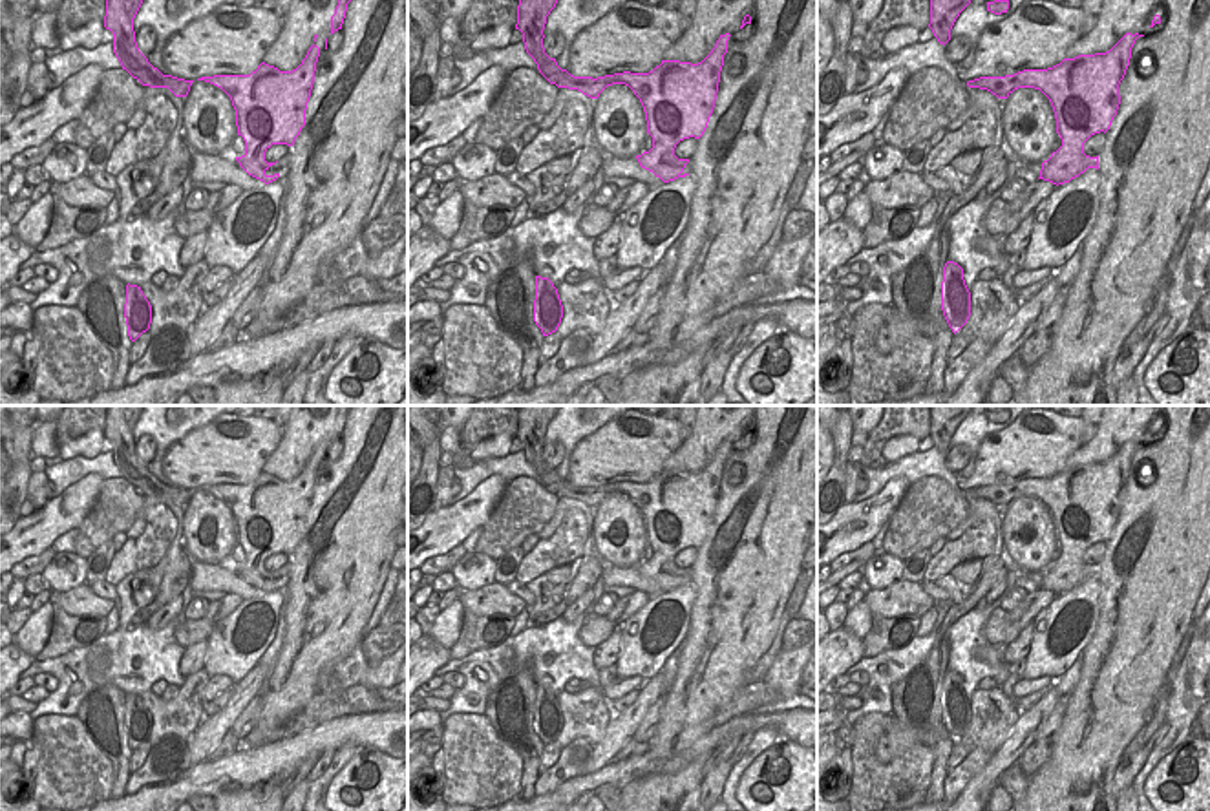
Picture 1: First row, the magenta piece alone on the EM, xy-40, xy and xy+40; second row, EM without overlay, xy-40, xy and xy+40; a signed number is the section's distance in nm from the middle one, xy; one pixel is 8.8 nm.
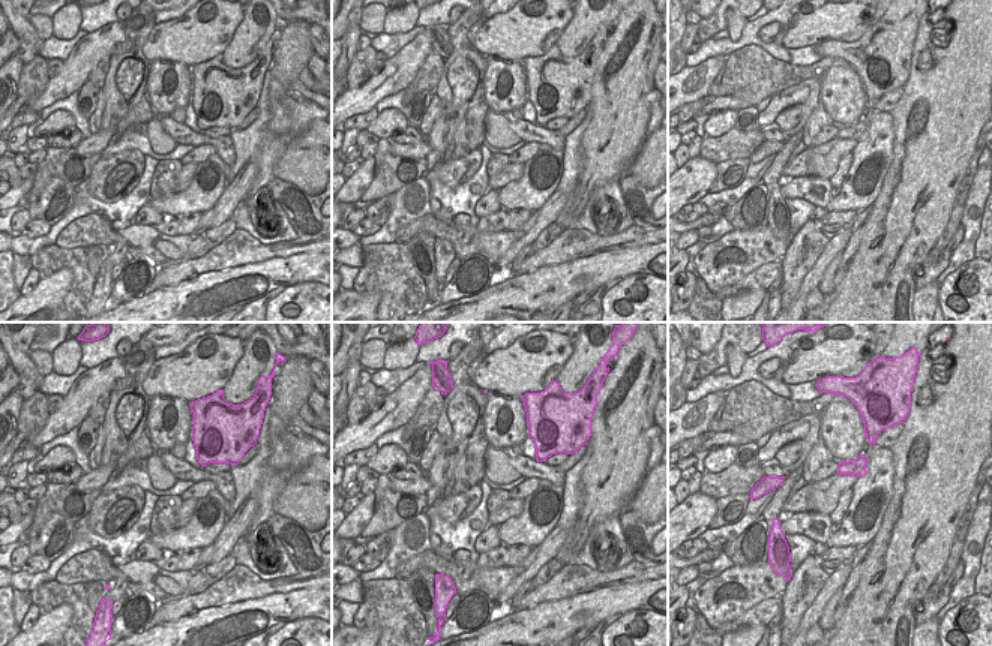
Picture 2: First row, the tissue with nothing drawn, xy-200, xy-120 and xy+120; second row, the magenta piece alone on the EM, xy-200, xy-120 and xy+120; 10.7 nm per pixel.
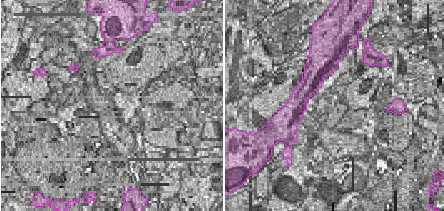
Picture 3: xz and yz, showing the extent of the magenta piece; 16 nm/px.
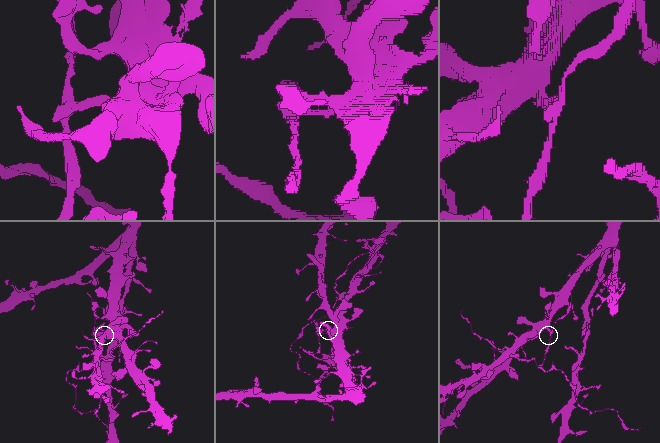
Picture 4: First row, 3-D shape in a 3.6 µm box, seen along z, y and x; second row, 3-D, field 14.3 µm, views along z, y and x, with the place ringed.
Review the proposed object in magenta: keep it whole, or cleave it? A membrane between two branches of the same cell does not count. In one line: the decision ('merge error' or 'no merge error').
merge error

